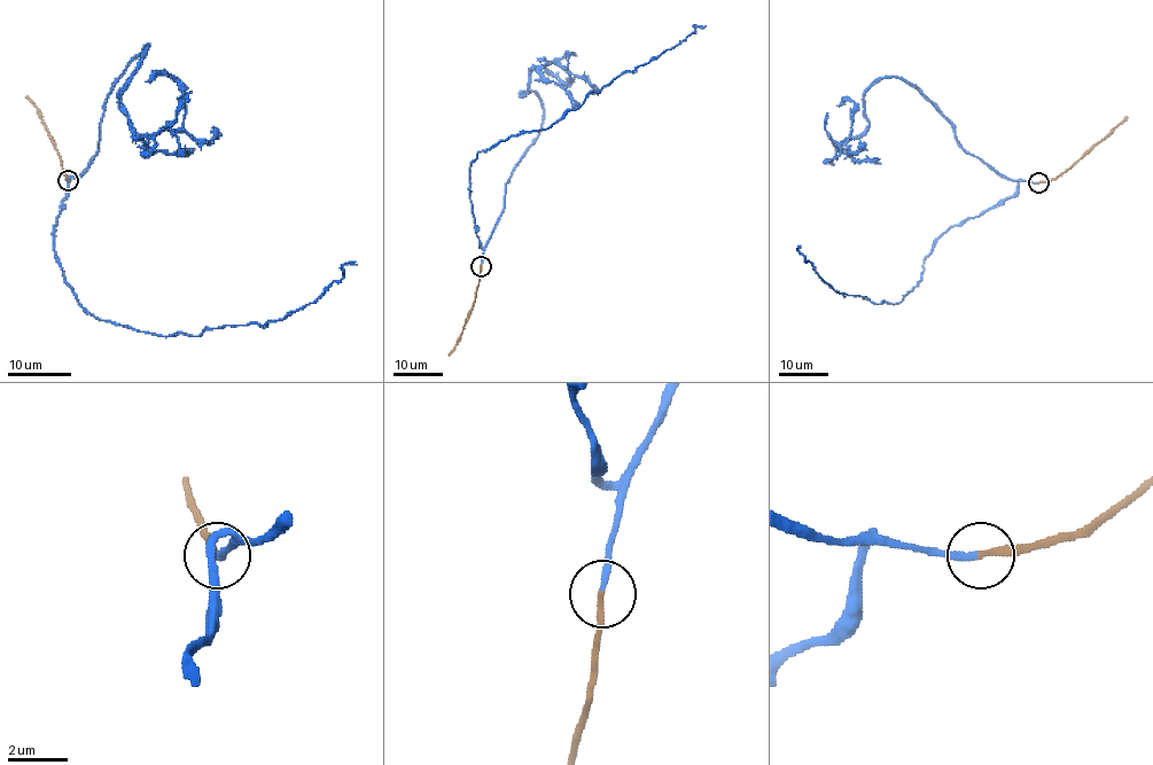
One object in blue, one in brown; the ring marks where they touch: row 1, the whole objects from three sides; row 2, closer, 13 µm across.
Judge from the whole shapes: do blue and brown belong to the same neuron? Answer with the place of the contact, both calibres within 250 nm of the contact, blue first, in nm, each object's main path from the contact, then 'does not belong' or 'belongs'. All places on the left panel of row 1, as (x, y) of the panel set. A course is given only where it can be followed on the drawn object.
(68, 180) | 200/200 nm | blue via (69, 180), (54, 255), (78, 303), (124, 327), (197, 336), (266, 325), (357, 264) | brown via (69, 180), (41, 114), (28, 98) | belongs

